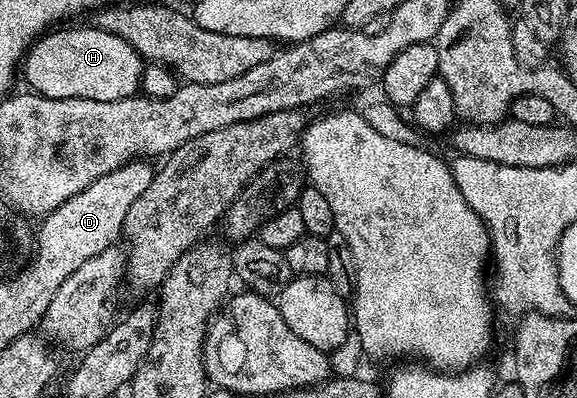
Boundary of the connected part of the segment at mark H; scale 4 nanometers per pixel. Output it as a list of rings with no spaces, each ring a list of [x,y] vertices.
[[[95,25],[78,27],[76,29],[56,29],[38,37],[29,46],[22,62],[27,85],[33,92],[46,98],[82,98],[99,102],[113,102],[114,99],[124,99],[135,96],[143,82],[144,60],[140,53],[112,32],[102,31]]]

